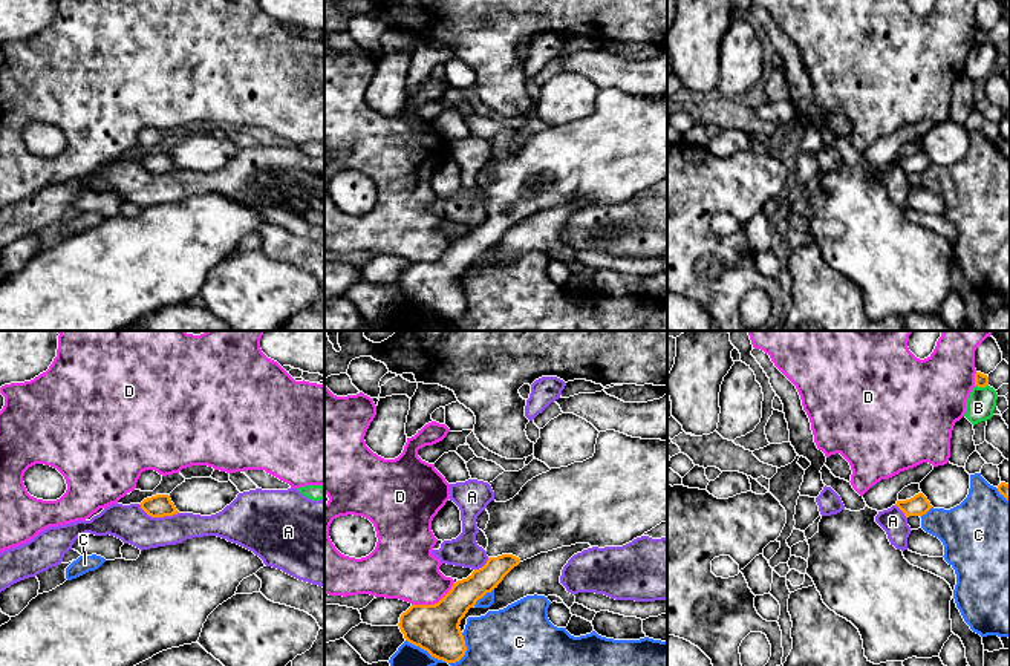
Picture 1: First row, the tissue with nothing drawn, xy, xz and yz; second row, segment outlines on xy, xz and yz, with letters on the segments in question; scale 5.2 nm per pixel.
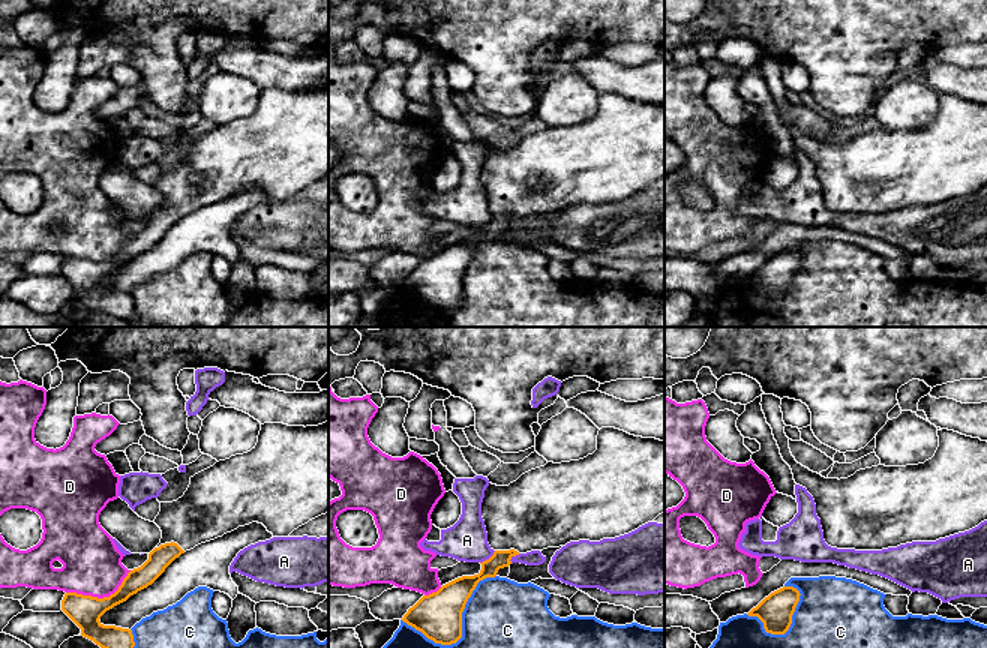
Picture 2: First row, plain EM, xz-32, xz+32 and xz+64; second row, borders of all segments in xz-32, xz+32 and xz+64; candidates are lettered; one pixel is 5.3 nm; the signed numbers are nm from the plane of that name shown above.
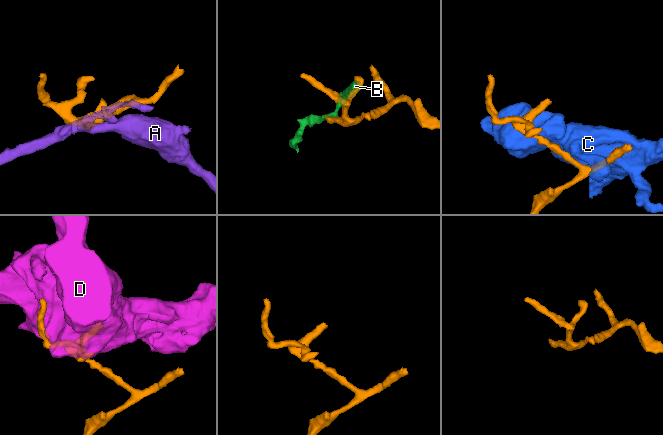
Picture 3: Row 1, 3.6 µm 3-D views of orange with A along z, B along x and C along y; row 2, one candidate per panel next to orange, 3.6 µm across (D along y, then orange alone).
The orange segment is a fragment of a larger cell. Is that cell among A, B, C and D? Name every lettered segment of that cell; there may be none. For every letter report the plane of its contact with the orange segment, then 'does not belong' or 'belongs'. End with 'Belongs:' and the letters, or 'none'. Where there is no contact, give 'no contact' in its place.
A: contact in xy; does not belong
B: contact in yz; does not belong
C: contact in xz; does not belong
D: contact in xz; does not belong
Belongs: none

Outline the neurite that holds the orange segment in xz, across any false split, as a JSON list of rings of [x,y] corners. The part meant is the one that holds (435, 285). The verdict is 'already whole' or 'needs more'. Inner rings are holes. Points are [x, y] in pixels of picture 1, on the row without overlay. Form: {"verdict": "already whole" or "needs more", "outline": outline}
{"verdict": "needs more", "outline": [[[615,87],[600,89],[592,115],[568,124],[551,126],[531,138],[507,159],[491,158],[484,187],[487,220],[435,262],[412,262],[399,274],[404,295],[445,320],[459,318],[467,308],[461,277],[487,250],[520,219],[575,201],[623,204],[667,178],[667,98],[632,95]]]}

